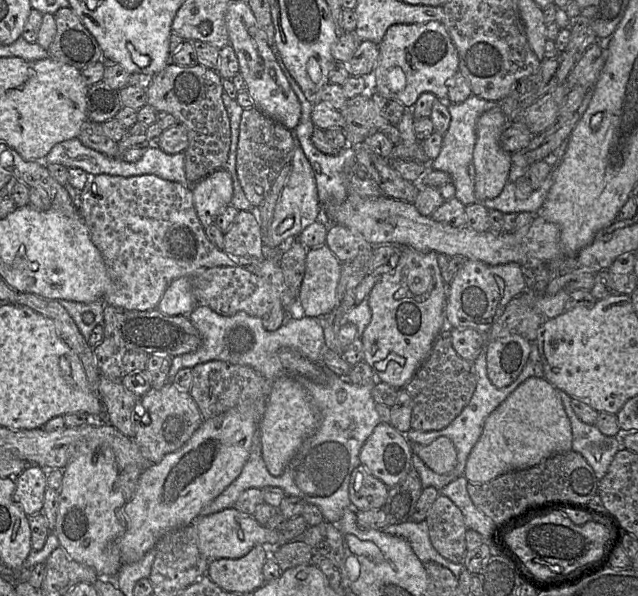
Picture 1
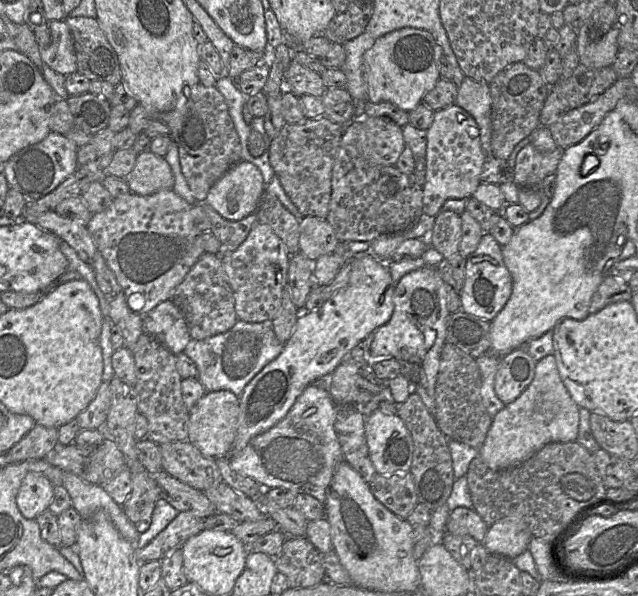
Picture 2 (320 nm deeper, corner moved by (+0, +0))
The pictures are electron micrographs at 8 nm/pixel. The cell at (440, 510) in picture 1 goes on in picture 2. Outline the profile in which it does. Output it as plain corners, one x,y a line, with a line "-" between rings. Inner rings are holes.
457,507
449,514
446,532
454,535
470,535
478,543
482,543
489,529
489,525
474,510

